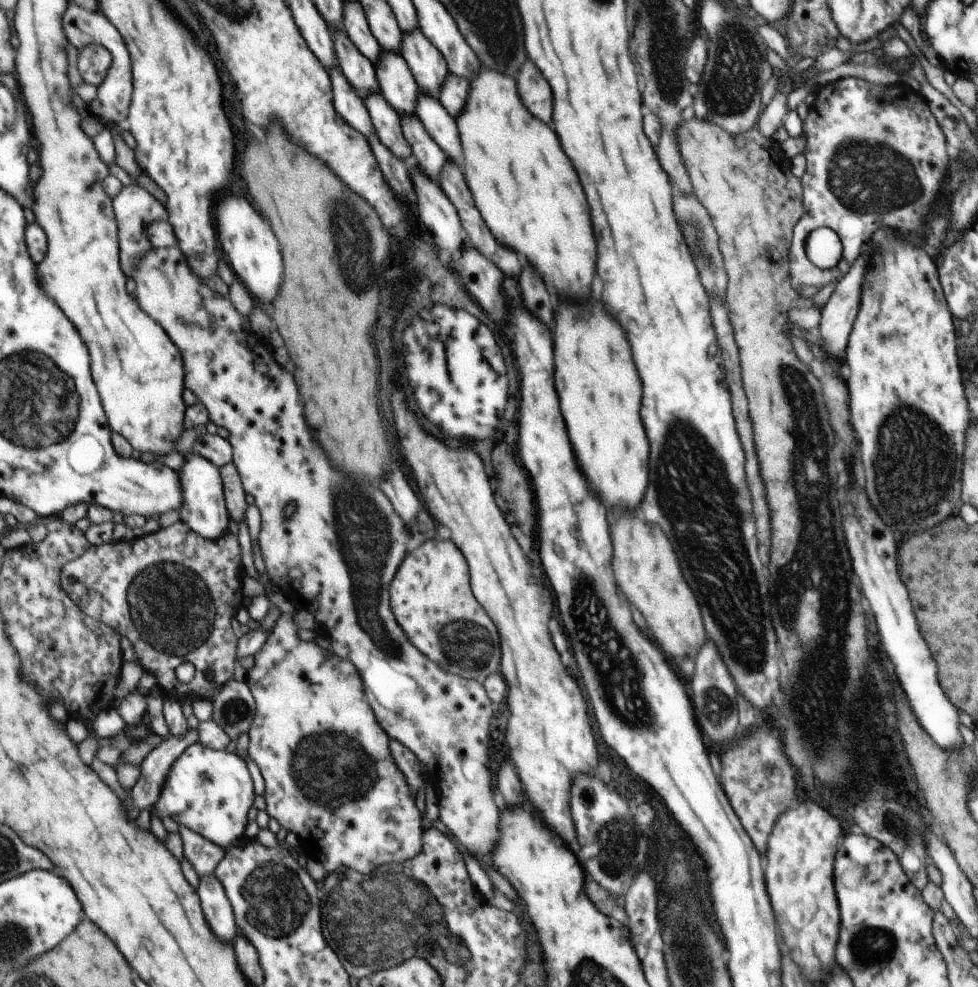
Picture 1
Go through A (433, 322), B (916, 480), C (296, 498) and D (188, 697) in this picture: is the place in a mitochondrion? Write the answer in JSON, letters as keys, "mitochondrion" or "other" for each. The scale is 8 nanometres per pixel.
{"A":"mitochondrion","B":"mitochondrion","C":"other","D":"other"}

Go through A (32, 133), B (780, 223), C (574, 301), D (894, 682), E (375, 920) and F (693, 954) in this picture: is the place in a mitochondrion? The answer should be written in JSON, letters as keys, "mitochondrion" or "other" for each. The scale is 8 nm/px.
{"A":"other","B":"other","C":"other","D":"other","E":"mitochondrion","F":"mitochondrion"}

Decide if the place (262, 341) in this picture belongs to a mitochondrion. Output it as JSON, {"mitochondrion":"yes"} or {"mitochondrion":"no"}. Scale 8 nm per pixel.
{"mitochondrion":"no"}

